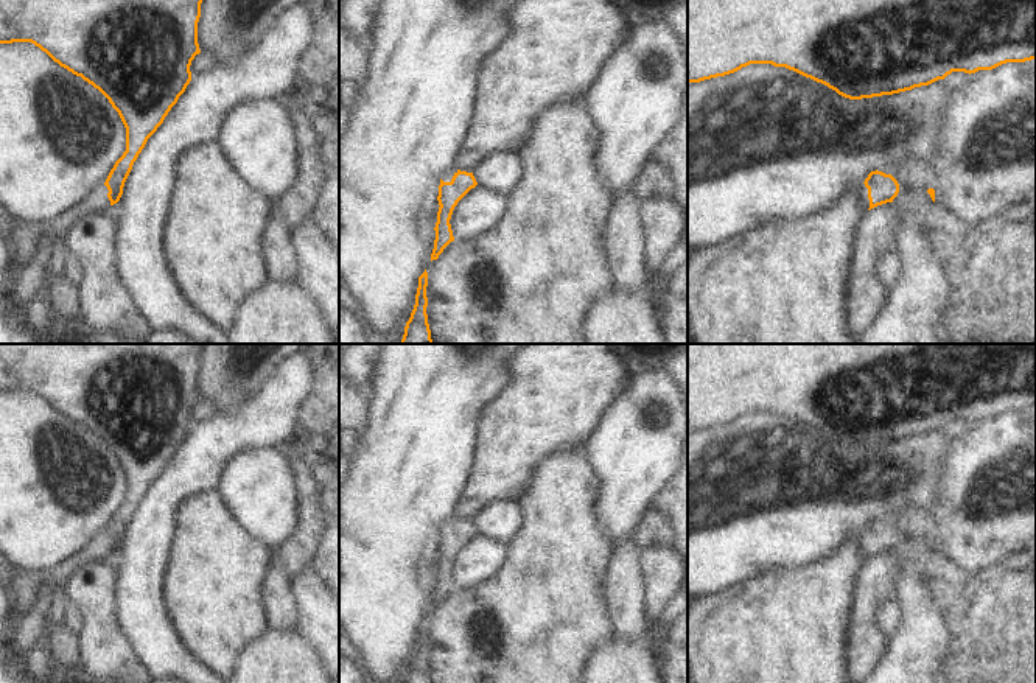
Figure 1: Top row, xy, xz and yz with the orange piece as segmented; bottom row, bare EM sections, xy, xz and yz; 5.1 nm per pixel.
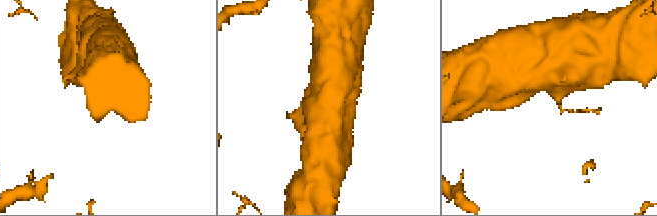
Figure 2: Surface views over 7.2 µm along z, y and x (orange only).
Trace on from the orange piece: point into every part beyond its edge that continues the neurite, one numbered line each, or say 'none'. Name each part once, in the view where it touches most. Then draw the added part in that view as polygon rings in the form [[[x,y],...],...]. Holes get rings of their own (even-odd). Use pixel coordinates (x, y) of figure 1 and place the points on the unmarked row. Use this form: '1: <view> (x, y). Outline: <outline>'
1: yz (864, 540). Outline: [[[865,532],[860,534],[859,543],[860,543],[860,548],[862,548],[863,560],[868,560],[870,548],[868,548],[868,537],[865,535]]]

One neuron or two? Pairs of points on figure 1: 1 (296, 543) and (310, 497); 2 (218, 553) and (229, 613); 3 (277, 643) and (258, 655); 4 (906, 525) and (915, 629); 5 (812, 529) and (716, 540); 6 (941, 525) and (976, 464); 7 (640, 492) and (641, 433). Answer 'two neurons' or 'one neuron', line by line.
1: one neuron
2: one neuron
3: one neuron
4: one neuron
5: one neuron
6: one neuron
7: one neuron

